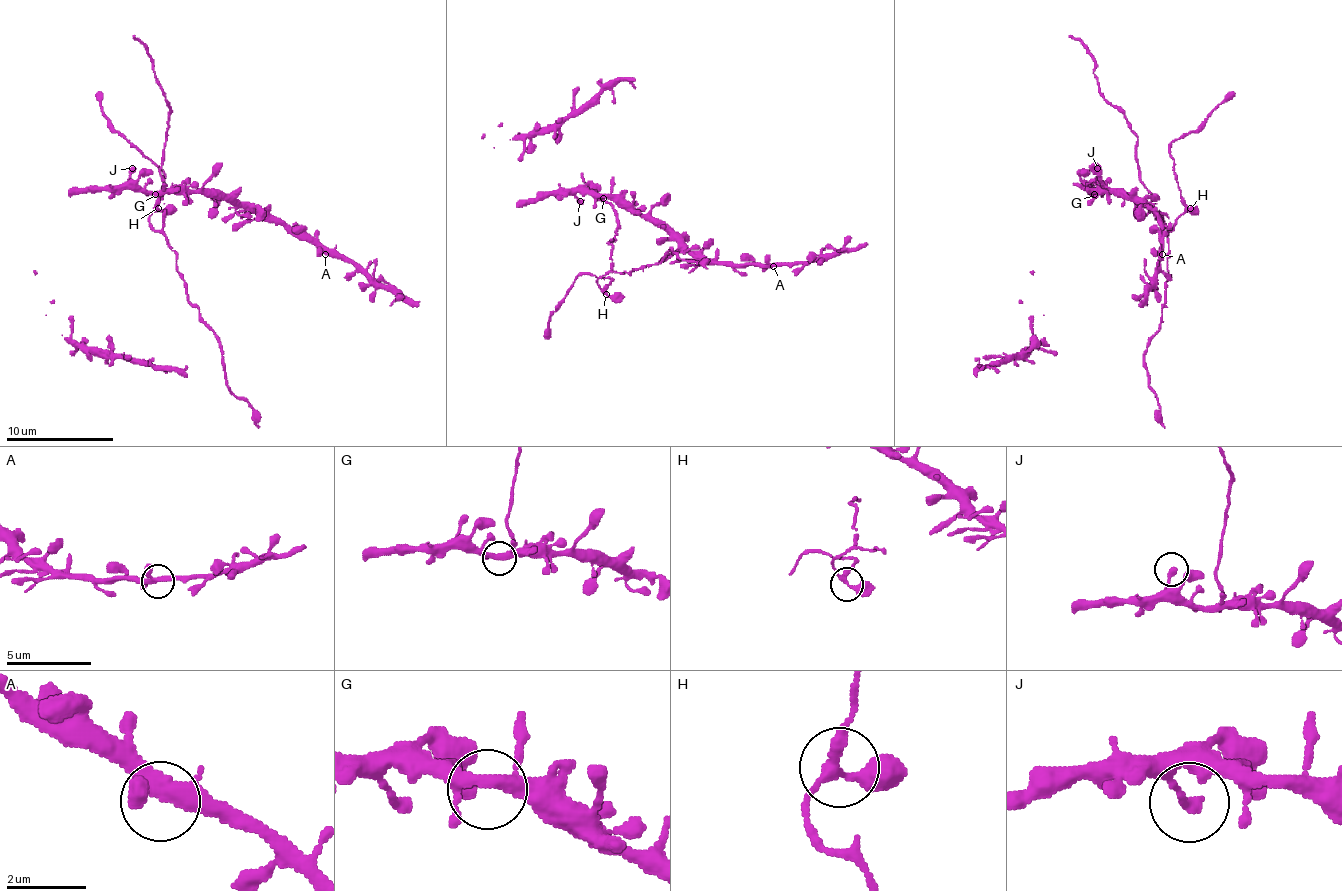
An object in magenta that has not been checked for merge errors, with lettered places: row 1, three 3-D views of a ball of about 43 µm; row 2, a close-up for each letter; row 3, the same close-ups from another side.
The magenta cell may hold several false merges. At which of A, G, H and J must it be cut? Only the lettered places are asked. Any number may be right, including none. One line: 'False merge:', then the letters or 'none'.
False merge: none

